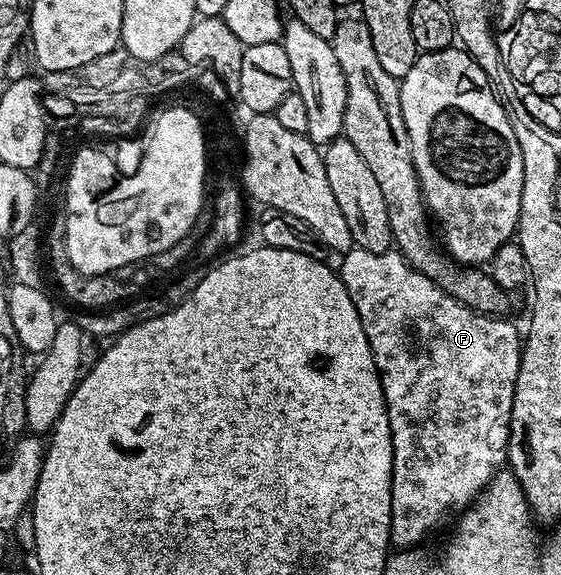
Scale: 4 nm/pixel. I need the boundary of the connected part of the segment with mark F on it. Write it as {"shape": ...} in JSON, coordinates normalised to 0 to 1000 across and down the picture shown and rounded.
{"shape":[[[627,431],[602,478],[622,508],[626,532],[636,536],[690,697],[701,765],[697,950],[740,953],[804,892],[838,882],[904,803],[911,711],[932,617],[929,574],[897,550],[836,537],[734,466],[704,431],[677,442]]]}

